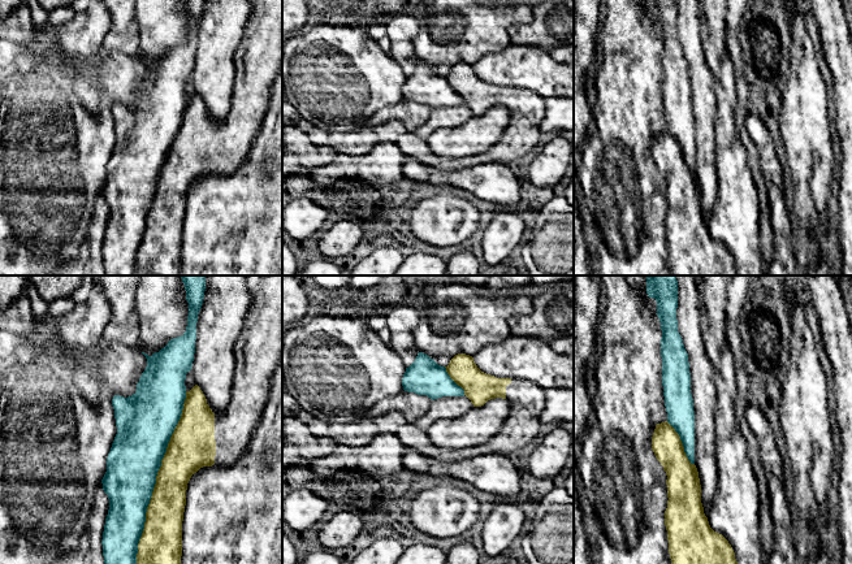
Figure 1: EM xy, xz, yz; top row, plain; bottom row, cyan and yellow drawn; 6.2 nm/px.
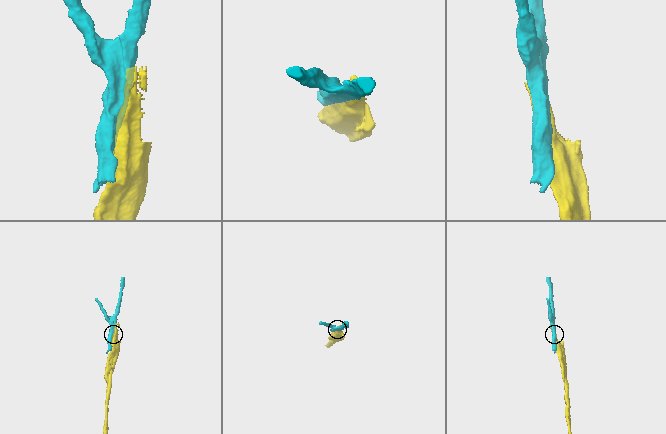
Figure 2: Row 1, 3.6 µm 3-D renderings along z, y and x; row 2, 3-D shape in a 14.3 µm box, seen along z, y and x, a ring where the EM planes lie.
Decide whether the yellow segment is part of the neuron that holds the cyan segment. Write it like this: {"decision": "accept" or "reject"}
{"decision": "reject"}

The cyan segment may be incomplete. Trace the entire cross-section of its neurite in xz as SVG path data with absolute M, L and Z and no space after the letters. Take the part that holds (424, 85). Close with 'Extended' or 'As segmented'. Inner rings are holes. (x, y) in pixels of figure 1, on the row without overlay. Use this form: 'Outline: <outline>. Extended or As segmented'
Outline: M419 61L415 70L406 77L402 87L405 100L427 104L432 109L442 105L464 105L464 99L428 64Z. As segmented

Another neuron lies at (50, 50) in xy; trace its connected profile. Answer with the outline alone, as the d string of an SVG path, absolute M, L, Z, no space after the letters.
M40 34L36 36L38 49L51 64L60 64L64 61L64 55L49 35Z

